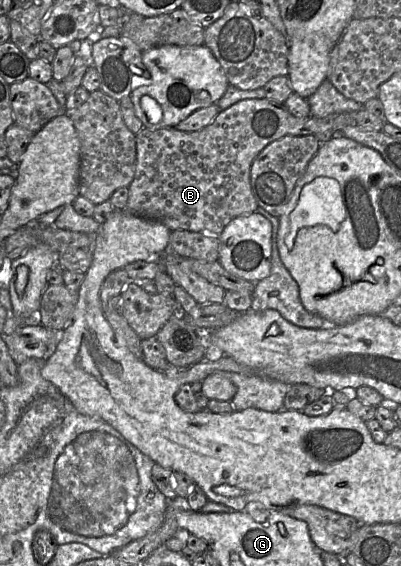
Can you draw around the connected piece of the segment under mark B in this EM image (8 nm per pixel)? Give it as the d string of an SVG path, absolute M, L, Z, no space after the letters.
M262 98L242 100L221 110L208 126L194 132L144 127L135 135L136 169L128 187L129 198L125 211L157 220L171 231L187 230L220 236L231 220L254 213L259 208L251 188L250 169L255 157L268 144L286 135L314 135L326 130L341 134L346 126L356 125L356 114L342 112L325 117L295 117L283 104Z

